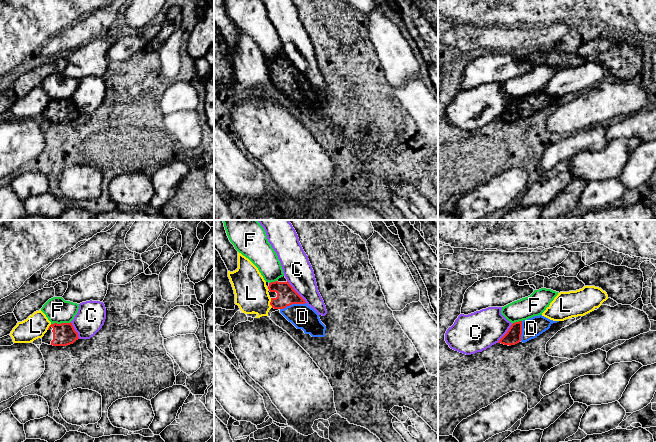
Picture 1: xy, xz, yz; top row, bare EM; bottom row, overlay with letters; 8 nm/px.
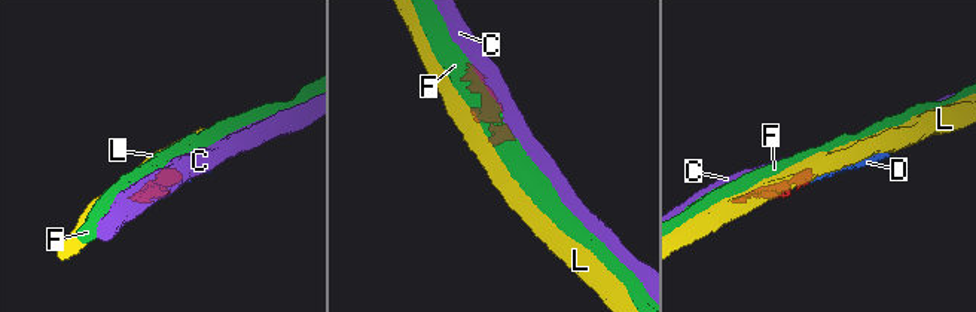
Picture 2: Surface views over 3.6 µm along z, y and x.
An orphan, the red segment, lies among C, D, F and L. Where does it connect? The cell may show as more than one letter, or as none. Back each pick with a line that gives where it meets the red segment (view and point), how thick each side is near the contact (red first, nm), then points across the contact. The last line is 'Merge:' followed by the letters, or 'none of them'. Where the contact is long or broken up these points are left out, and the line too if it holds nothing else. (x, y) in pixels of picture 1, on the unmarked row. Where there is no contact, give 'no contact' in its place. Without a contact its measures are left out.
D: xz (292, 79) | 160/200 nm | across xz (286, 71), (292, 79), (302, 92)
Merge: D

